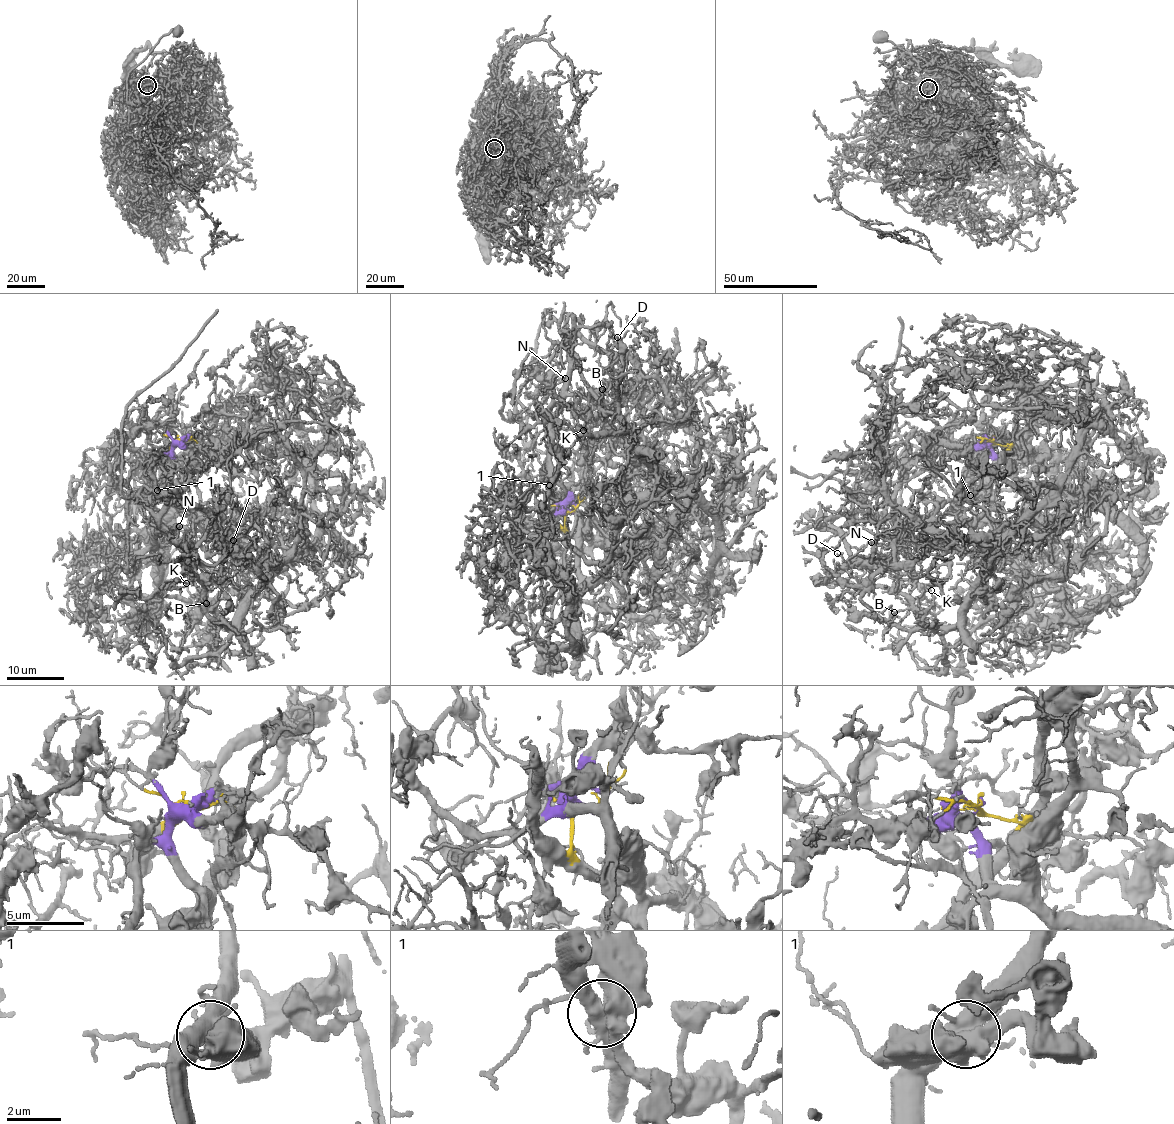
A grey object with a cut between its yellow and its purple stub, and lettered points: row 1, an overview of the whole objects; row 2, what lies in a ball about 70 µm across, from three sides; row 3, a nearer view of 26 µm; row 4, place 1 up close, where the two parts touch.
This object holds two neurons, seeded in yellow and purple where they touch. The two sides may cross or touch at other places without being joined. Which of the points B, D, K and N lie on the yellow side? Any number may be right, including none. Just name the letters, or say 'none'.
D, N

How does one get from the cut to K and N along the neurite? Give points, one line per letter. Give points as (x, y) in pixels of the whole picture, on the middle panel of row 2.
K: (570, 511), (578, 571), (594, 577), (660, 483), (631, 431), (590, 396), (585, 431), (573, 428), (583, 430)
N: (570, 511), (564, 524), (558, 525), (551, 517), (554, 497), (543, 476), (550, 419), (556, 412), (566, 379)

